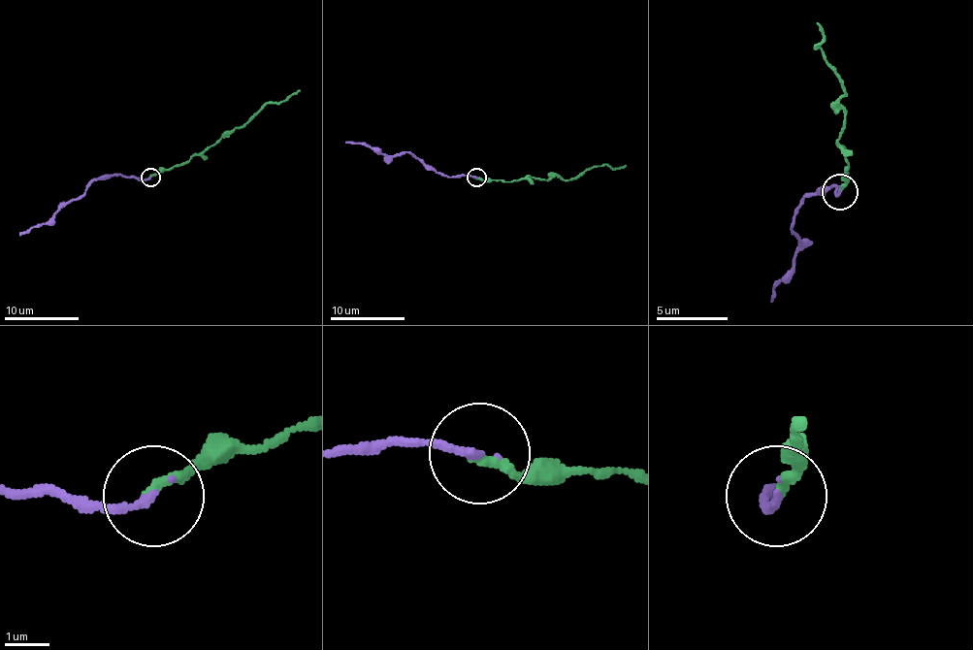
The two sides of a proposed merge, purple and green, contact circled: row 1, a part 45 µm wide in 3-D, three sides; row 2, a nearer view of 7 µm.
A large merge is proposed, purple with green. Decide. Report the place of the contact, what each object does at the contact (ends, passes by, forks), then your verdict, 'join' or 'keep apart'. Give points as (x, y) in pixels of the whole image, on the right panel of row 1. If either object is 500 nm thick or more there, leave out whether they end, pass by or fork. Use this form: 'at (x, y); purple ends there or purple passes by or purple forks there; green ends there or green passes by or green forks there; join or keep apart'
at (839, 191); purple ends there; green ends there; keep apart

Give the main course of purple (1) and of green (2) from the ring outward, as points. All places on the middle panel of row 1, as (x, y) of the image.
1: (476, 177), (449, 177), (428, 169), (407, 152), (385, 156), (371, 146), (346, 141)
2: (476, 177), (510, 182), (529, 177), (569, 180), (594, 165), (614, 169), (626, 165)

